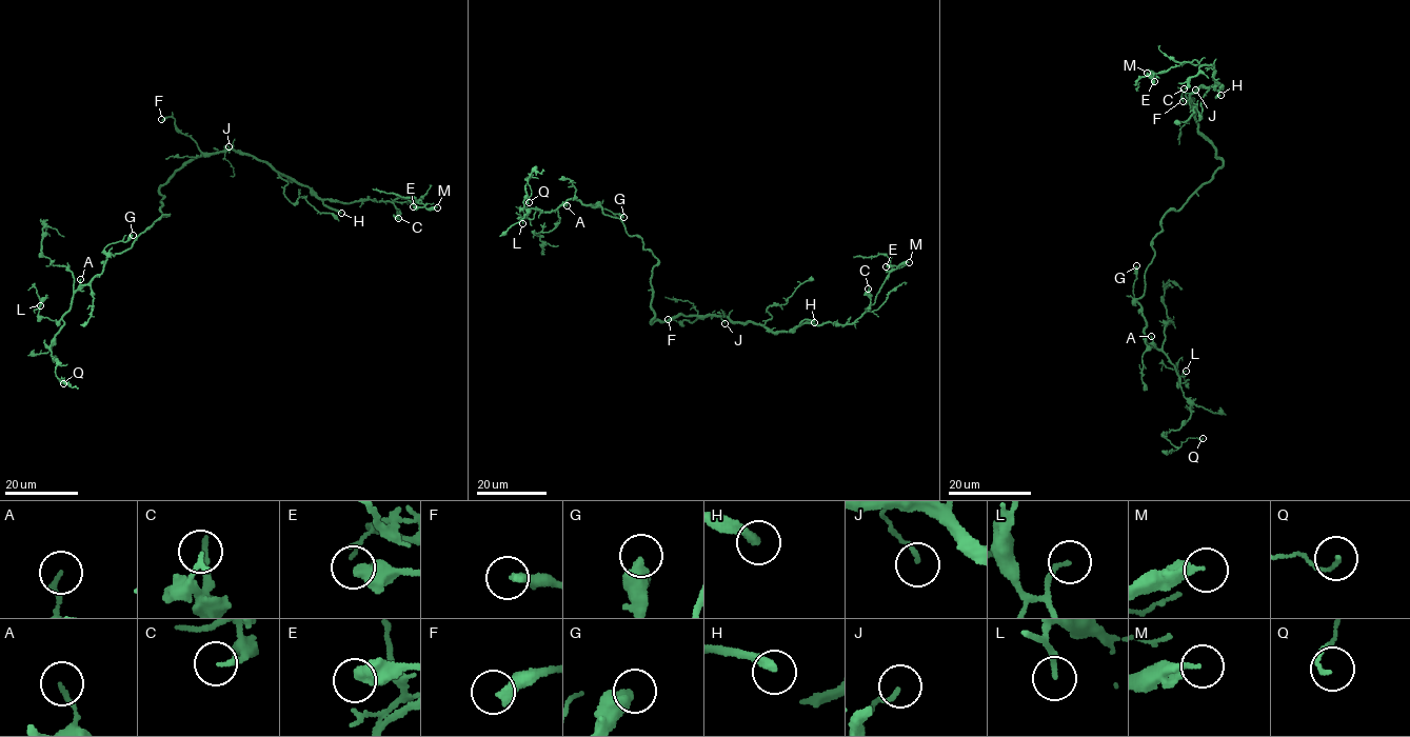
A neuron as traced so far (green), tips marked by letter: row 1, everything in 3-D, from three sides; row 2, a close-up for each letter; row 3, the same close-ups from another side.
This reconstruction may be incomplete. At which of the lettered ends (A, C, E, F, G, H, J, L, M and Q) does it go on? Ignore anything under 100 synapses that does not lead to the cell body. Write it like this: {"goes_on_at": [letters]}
{"goes_on_at": ["H"]}

